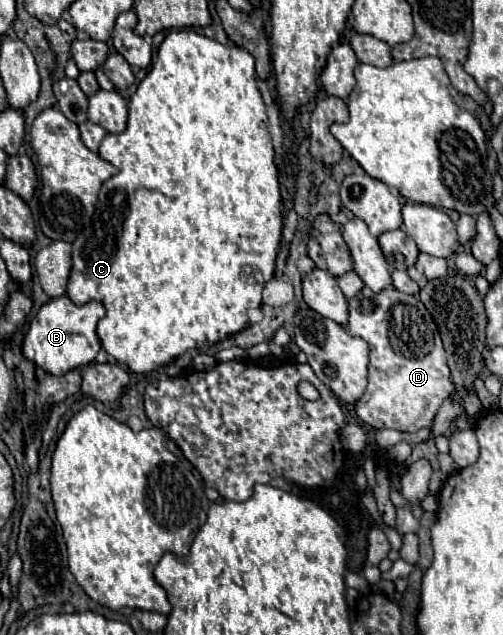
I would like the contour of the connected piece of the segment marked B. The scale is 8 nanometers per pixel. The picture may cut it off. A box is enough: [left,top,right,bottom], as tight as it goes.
[22,296,104,376]

